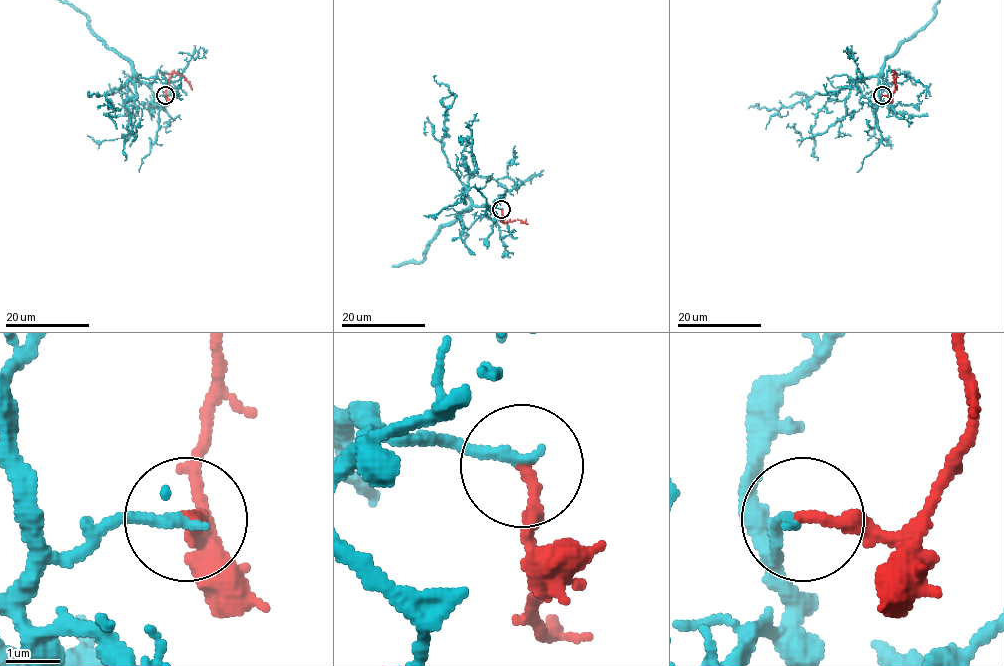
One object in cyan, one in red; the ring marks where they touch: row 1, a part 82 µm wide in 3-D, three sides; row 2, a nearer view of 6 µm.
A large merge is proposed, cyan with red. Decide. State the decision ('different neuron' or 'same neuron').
same neuron

